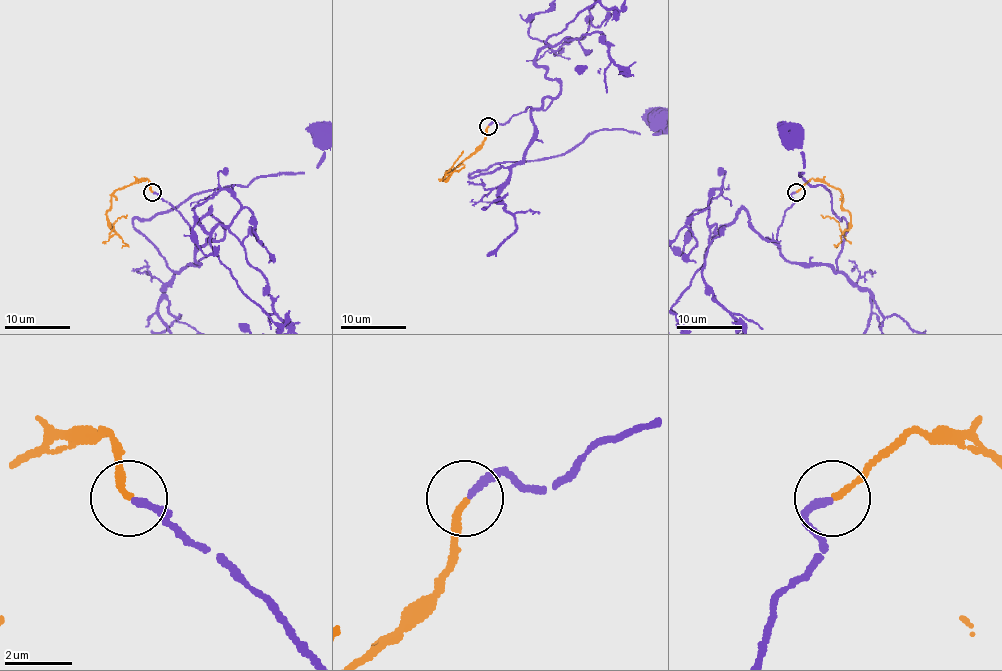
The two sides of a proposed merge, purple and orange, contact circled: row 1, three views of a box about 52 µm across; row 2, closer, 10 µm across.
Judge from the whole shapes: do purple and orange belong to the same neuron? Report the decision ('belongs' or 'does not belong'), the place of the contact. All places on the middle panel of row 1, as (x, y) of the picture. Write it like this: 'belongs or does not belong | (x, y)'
belongs | (488, 126)

